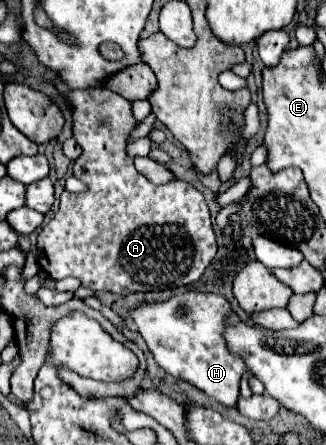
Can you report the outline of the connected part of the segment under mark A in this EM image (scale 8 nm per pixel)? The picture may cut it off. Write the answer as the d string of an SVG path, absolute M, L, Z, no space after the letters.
M95 88L95 90L71 90L65 94L67 102L69 102L69 110L71 110L71 118L73 118L73 138L77 140L77 144L83 148L83 154L75 160L73 164L73 174L87 184L87 192L85 194L69 194L69 192L63 192L61 194L61 204L59 204L59 210L55 212L55 216L49 220L47 226L43 226L43 230L39 232L39 268L43 272L47 272L53 280L59 280L59 278L65 278L65 276L73 276L81 282L81 286L93 290L93 292L101 292L101 290L109 290L113 294L131 294L131 292L151 292L151 290L173 290L173 288L181 288L181 286L189 286L193 282L197 282L203 274L203 270L209 266L209 262L215 258L215 252L217 252L217 242L215 242L215 234L213 234L213 224L211 224L211 216L209 216L209 208L203 200L203 196L187 182L181 182L181 180L173 180L165 186L157 186L157 184L151 184L143 174L139 174L133 166L133 158L129 158L125 154L125 144L131 136L131 132L135 130L137 126L137 120L131 112L131 102L121 98L119 94L107 90L107 88Z

